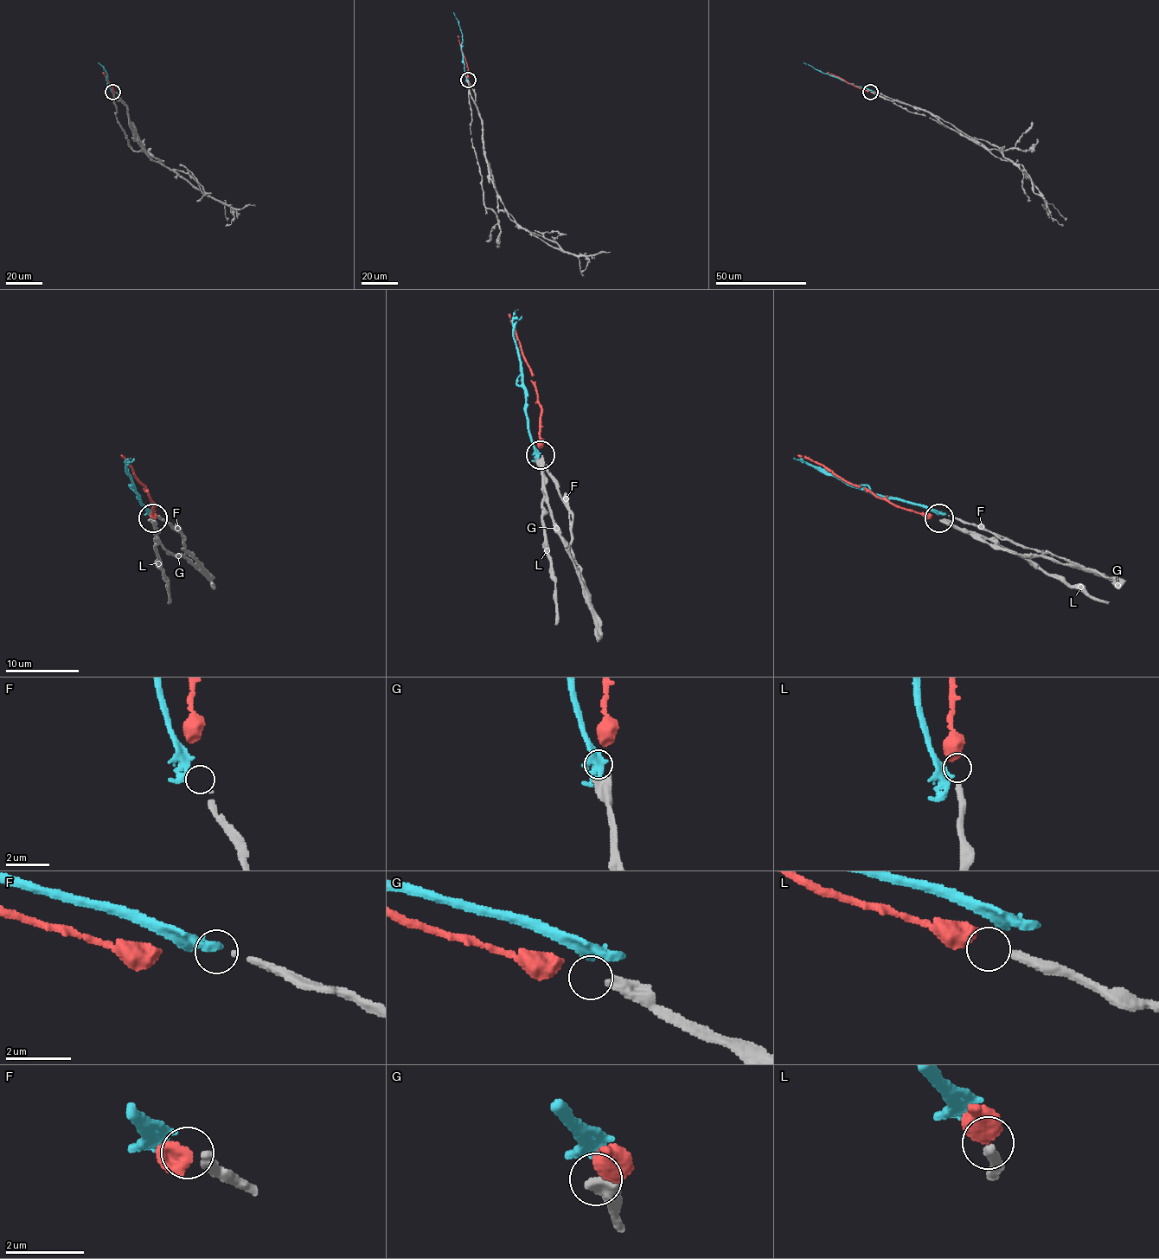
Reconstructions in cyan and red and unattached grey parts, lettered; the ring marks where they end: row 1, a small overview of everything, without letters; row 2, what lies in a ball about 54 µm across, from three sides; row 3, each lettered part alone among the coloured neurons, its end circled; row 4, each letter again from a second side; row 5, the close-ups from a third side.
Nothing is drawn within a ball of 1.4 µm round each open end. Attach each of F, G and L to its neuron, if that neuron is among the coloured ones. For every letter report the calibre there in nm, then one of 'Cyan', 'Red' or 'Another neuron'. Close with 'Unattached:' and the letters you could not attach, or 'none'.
F: Thickness 170 nm. Cyan
G: Thickness 460 nm. Another neuron
L: Thickness 280 nm. Red
Unattached: G

